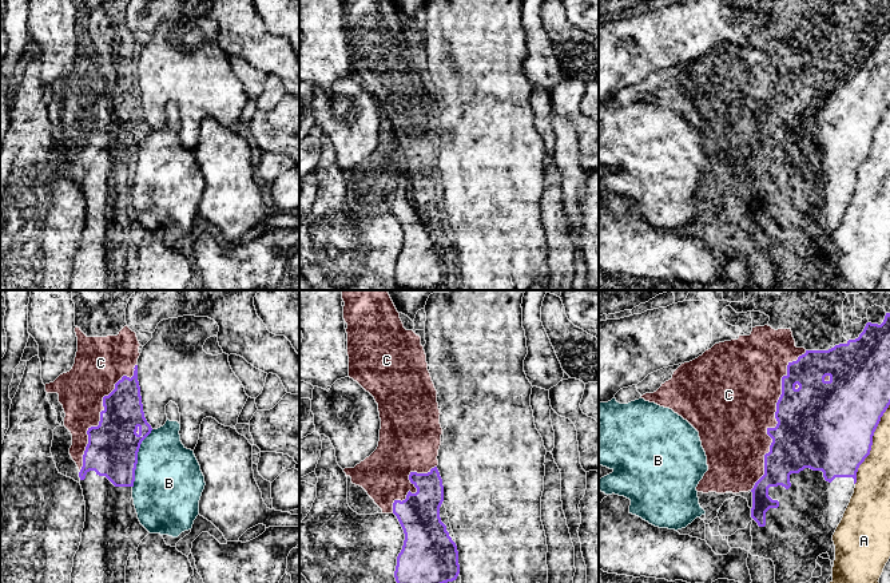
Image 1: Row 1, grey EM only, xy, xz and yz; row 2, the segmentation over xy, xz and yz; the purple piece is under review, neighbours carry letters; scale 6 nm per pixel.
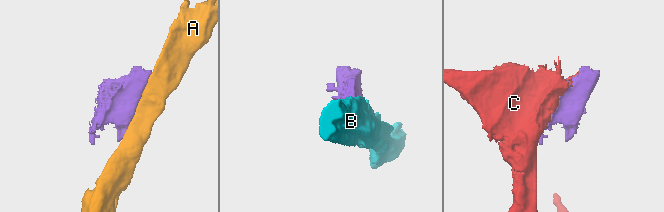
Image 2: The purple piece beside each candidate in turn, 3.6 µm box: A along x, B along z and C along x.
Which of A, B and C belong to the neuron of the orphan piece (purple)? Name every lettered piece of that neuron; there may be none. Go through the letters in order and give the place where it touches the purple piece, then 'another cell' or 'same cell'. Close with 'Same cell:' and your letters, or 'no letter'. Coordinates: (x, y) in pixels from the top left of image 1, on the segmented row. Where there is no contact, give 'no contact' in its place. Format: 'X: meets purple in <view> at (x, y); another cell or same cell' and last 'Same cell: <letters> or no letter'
A: meets purple in yz at (871, 444); another cell
B: meets purple in xy at (136, 459); another cell
C: meets purple in yz at (777, 420); same cell
Same cell: C

